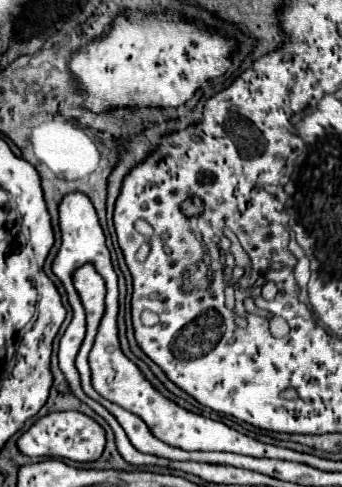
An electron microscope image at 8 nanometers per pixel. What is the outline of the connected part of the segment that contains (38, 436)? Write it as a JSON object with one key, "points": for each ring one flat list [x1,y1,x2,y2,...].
{"points":[[52,412,40,418,28,432,18,440,18,448,26,456,50,456,50,458,68,458,74,462,92,462,98,460,106,446,104,428,82,412]]}

